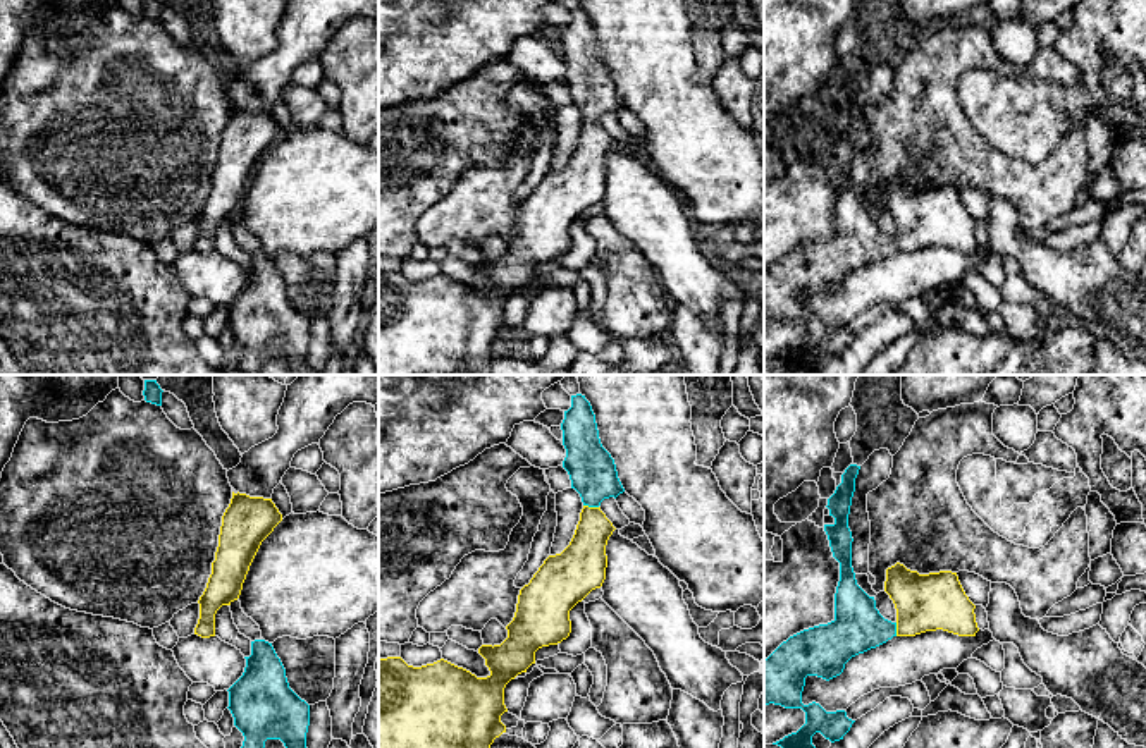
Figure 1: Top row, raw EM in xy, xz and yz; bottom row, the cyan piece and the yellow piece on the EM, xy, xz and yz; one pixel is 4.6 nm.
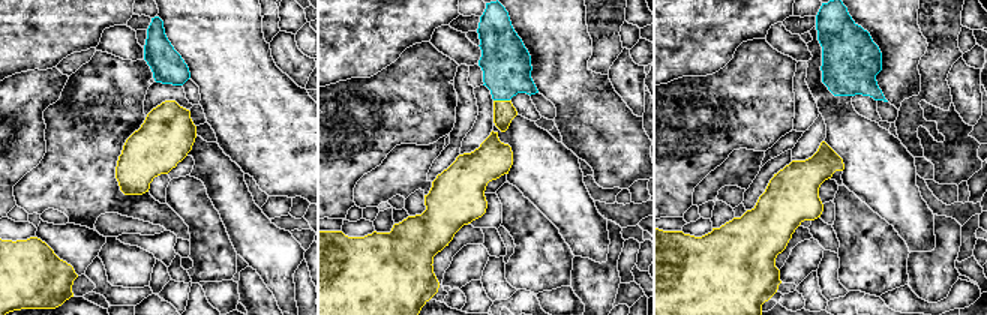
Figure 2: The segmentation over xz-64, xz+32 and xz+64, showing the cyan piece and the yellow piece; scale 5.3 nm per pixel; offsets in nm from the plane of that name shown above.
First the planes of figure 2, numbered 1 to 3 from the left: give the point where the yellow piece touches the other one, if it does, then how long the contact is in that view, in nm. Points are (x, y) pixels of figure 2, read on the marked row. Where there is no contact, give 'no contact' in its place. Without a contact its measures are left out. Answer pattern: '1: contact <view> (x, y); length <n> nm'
1: no contact
2: contact xz+32 (501, 99); length 90 nm
3: no contact

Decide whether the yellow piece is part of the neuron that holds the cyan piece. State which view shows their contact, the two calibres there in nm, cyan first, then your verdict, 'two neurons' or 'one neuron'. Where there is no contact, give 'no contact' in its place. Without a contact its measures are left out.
xz | 220/200 nm | one neuron

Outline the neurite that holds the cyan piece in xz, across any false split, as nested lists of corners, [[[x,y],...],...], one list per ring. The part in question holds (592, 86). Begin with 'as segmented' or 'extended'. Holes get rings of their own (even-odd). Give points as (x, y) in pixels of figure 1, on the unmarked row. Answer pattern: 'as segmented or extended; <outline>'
extended; [[[571,10],[571,22],[561,38],[571,103],[583,117],[580,136],[570,160],[549,170],[528,199],[520,205],[516,227],[506,241],[508,253],[501,260],[482,260],[490,289],[477,292],[470,285],[444,273],[422,282],[408,280],[401,272],[379,273],[379,375],[489,375],[490,359],[506,347],[501,330],[504,303],[518,289],[535,279],[535,267],[558,260],[571,248],[570,225],[606,194],[606,160],[613,138],[601,126],[601,117],[625,107],[614,74],[602,62],[595,29],[585,10]]]

